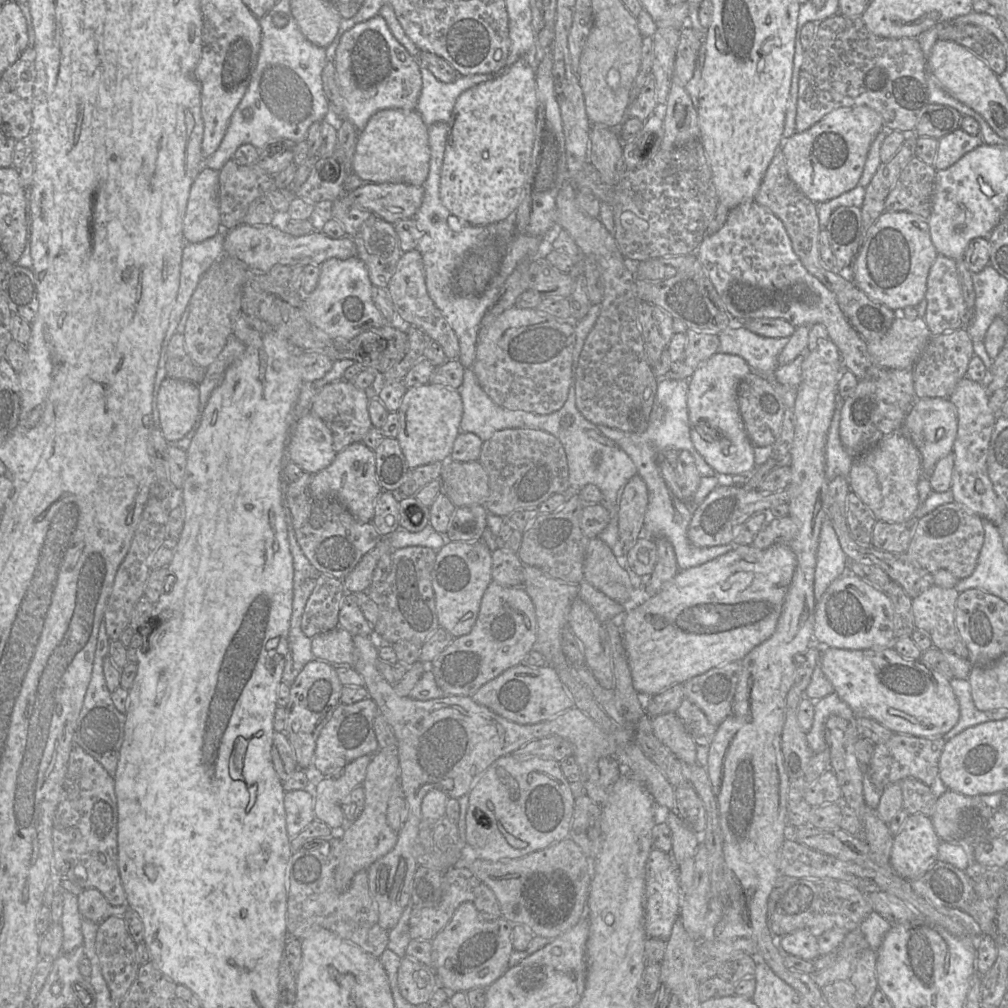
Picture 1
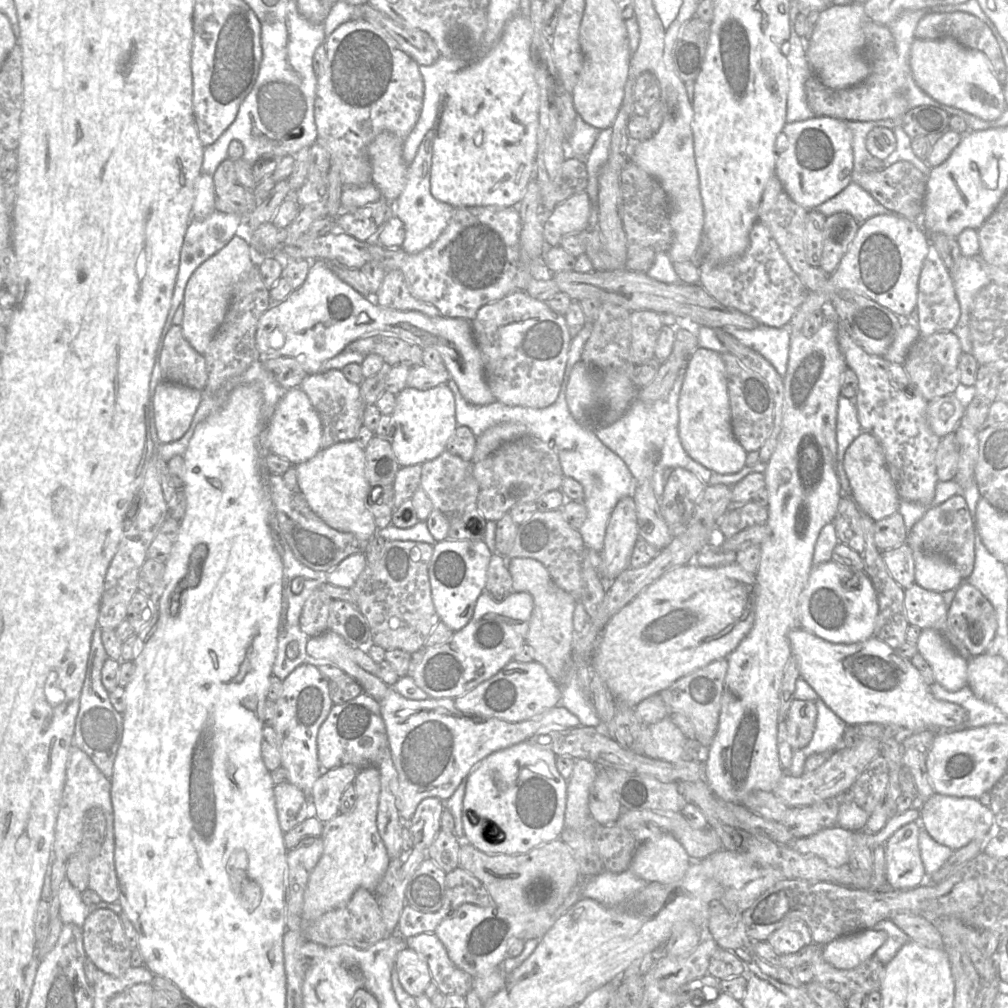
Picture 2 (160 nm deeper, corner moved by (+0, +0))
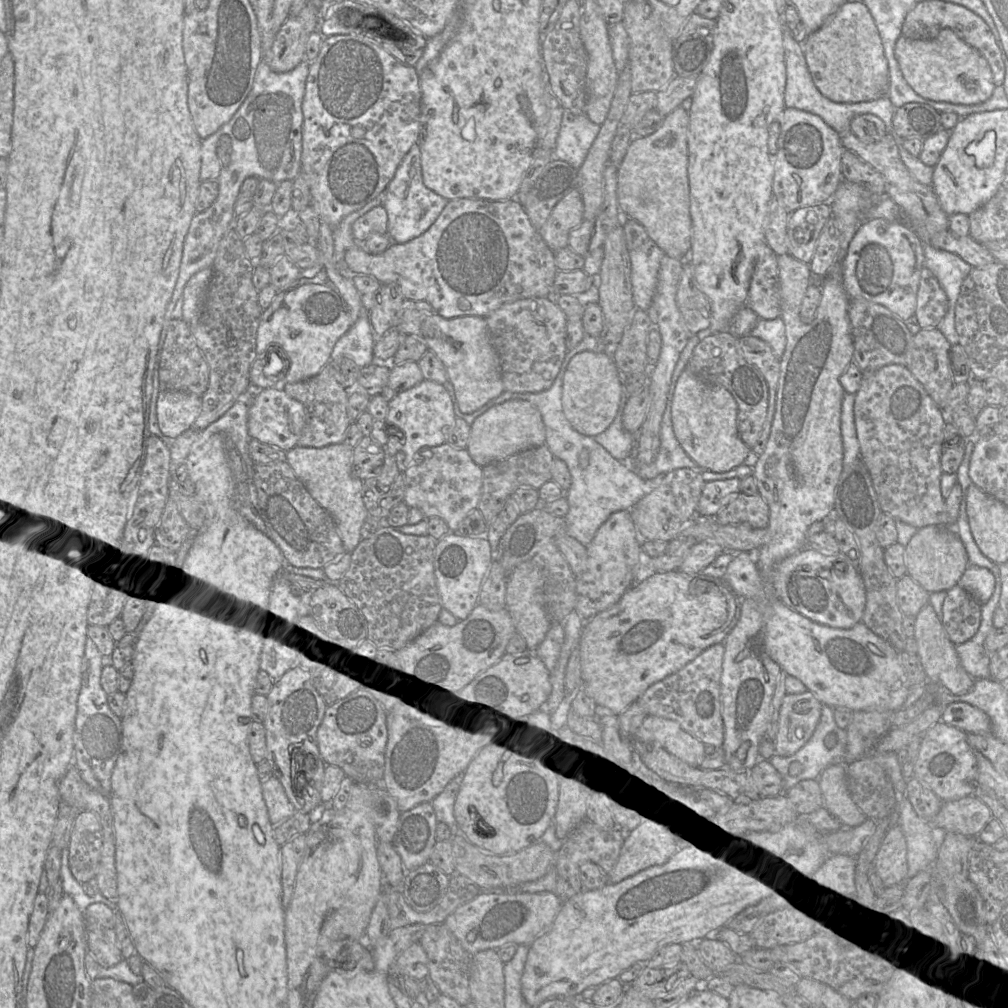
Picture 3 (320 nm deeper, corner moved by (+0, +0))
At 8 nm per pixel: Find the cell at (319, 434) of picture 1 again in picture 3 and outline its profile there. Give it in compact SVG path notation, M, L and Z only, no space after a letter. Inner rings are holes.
M281 387L261 389L248 409L249 436L261 443L286 452L297 445L305 425L305 409L301 402L288 396Z

